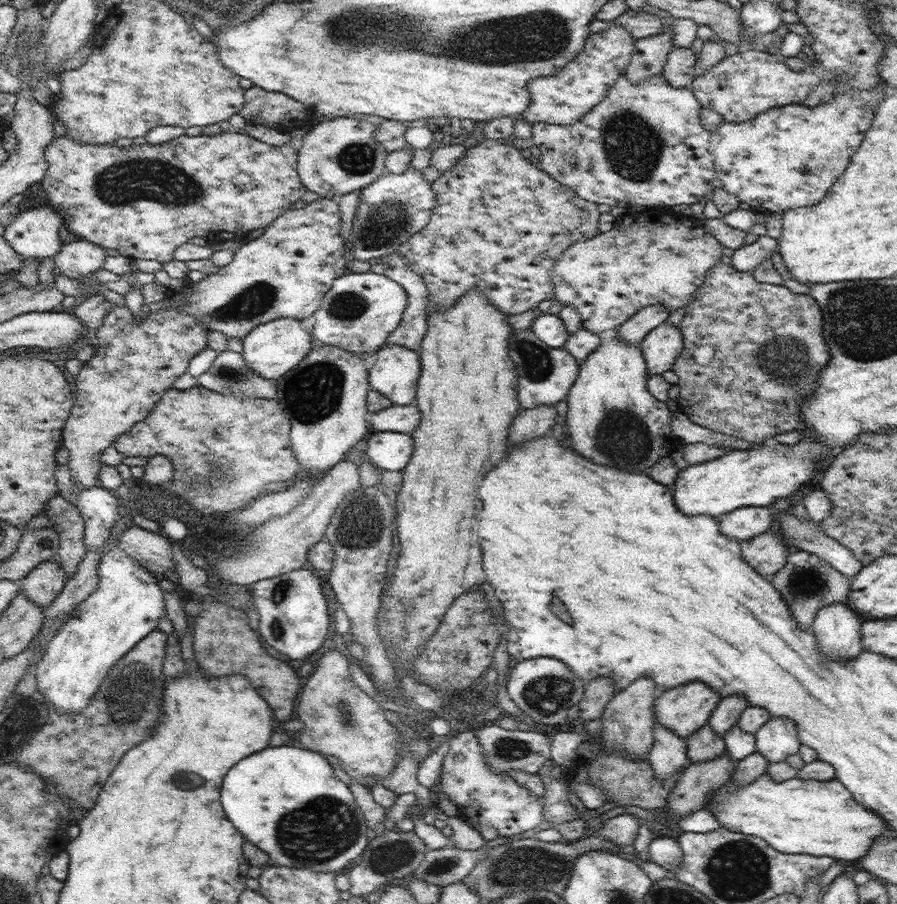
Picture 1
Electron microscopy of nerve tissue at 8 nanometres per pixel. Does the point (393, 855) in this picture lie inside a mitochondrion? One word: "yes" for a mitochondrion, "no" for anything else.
yes

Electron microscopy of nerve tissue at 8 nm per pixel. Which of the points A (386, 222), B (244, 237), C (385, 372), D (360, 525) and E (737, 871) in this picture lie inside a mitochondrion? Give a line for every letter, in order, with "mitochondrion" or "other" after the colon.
A: mitochondrion
B: other
C: other
D: mitochondrion
E: mitochondrion

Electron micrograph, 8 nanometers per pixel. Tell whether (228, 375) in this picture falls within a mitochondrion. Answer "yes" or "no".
yes

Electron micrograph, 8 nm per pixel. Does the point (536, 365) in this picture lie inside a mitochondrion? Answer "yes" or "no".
yes

